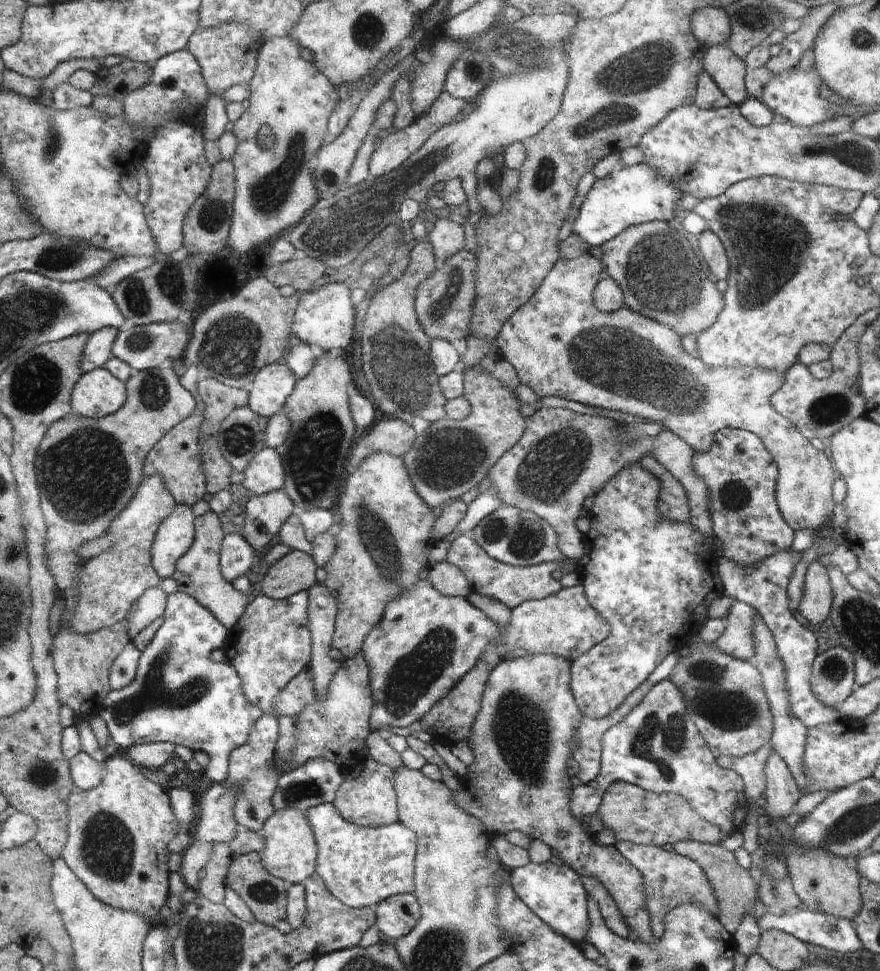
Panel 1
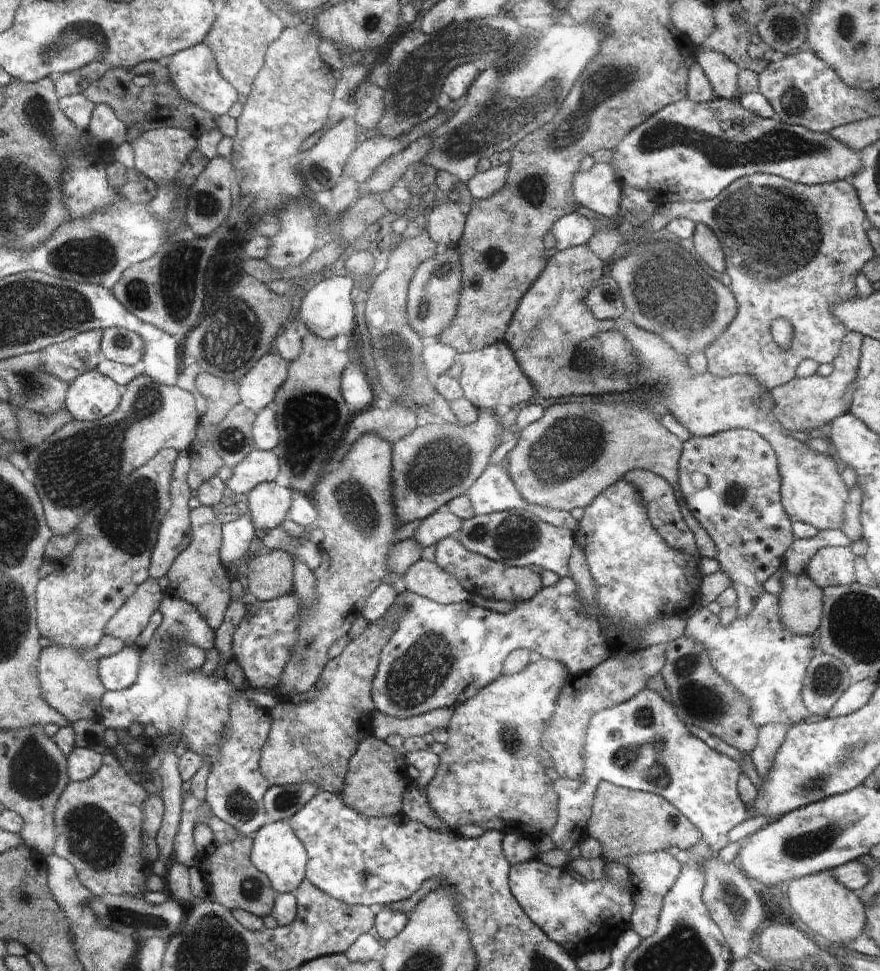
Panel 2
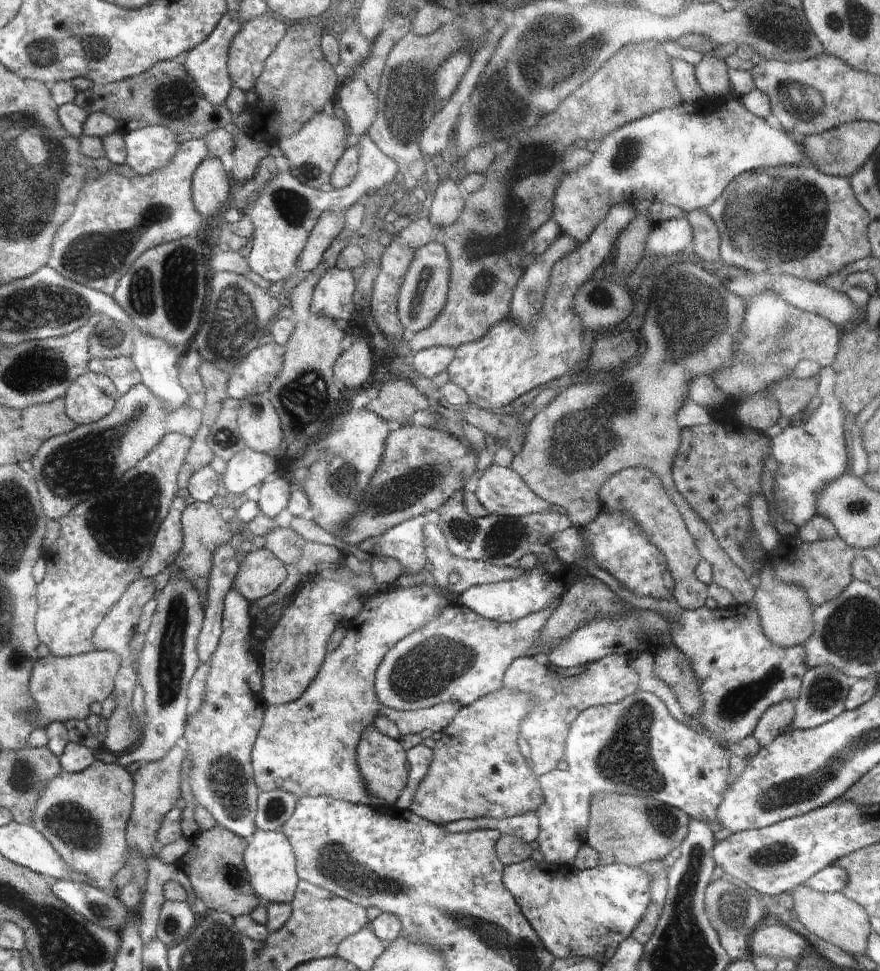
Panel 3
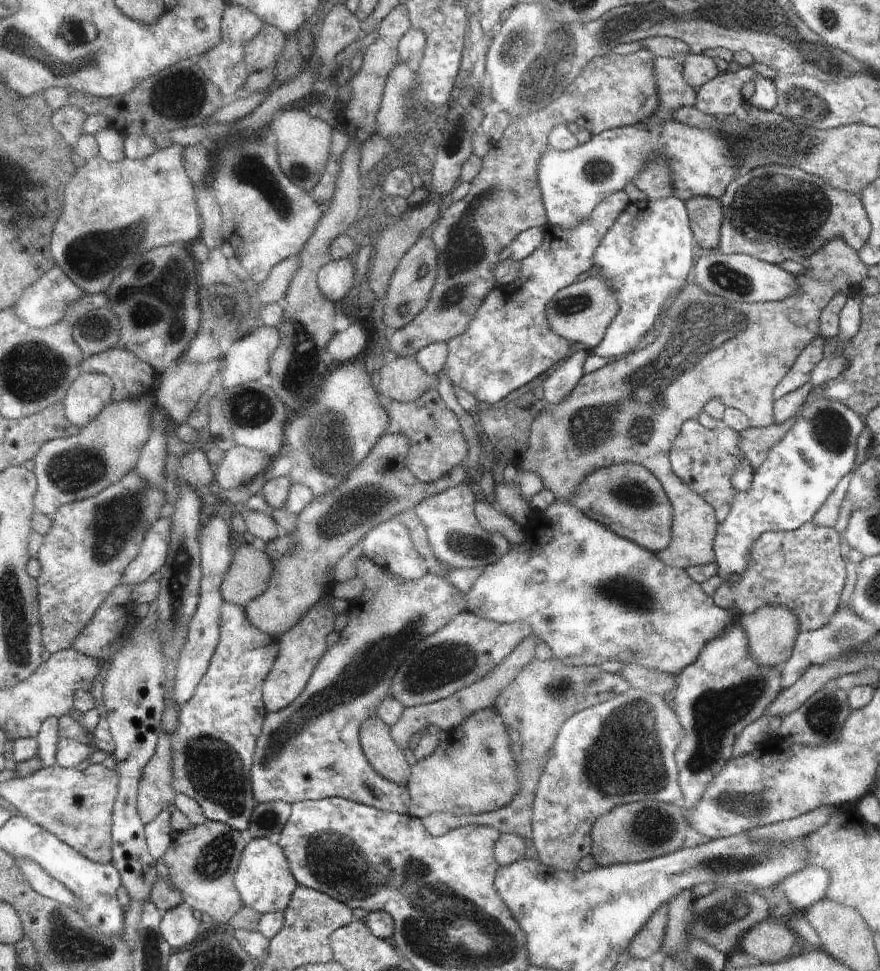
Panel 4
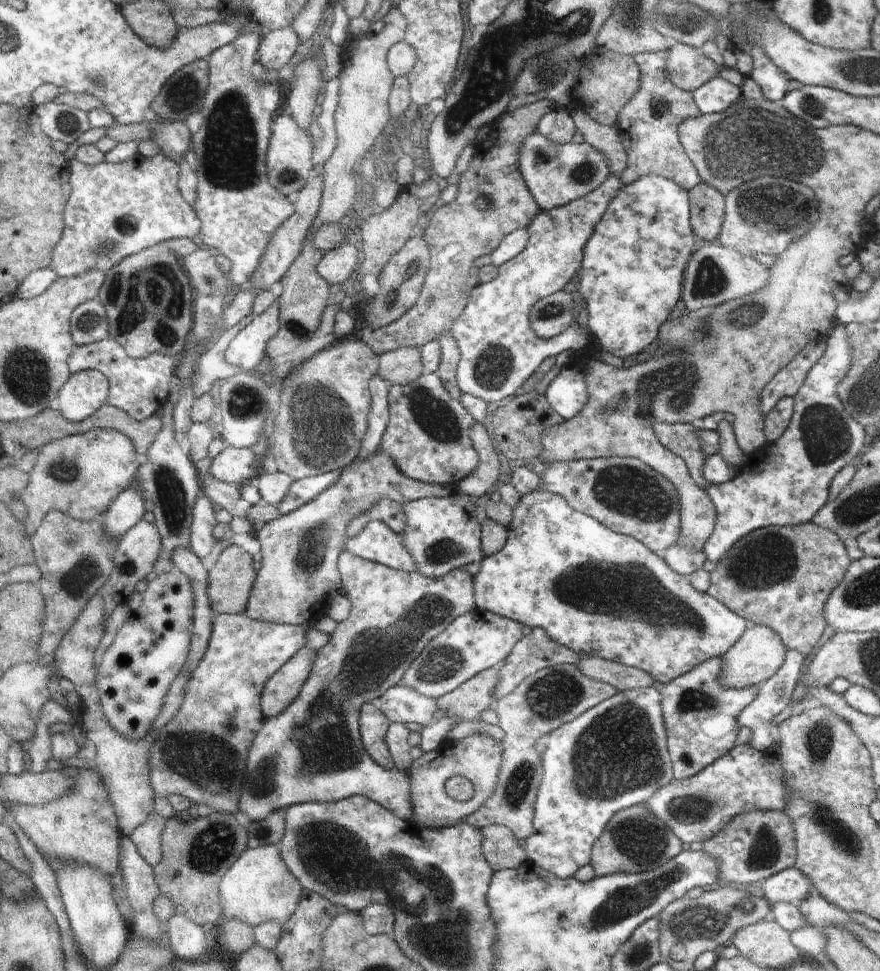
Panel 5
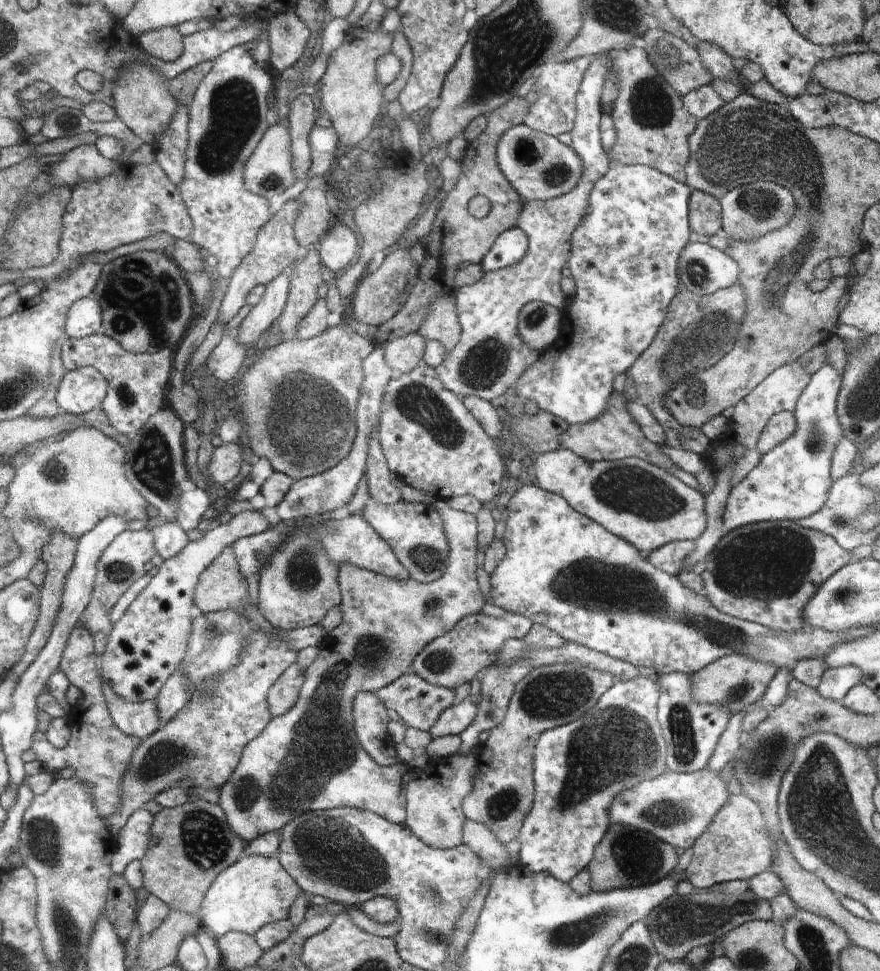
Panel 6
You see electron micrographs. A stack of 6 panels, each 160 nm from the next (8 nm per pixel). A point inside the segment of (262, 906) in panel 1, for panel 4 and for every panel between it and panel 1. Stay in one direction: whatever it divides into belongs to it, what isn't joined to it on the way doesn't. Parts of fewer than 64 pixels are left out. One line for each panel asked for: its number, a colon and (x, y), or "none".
2: (233, 881)
3: (214, 863)
4: (202, 862)

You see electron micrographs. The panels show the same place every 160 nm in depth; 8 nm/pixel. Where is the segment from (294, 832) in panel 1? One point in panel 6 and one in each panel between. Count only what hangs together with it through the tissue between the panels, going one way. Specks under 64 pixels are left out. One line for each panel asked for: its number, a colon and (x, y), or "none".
2: (277, 851)
3: (270, 860)
4: (265, 881)
5: (260, 887)
6: (257, 890)

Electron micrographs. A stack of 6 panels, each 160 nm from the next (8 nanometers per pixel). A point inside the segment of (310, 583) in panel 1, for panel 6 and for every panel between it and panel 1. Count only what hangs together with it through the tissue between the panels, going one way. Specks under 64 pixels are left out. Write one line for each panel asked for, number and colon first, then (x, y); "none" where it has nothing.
2: (270, 575)
3: (260, 573)
4: (248, 578)
5: (230, 579)
6: (222, 586)

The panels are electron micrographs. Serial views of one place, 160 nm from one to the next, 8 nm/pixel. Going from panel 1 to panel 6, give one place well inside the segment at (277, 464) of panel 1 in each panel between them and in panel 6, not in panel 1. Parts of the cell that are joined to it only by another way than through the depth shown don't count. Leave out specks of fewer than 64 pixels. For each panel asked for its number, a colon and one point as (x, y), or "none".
2: (259, 466)
3: (246, 468)
4: (239, 464)
5: (233, 464)
6: (226, 459)

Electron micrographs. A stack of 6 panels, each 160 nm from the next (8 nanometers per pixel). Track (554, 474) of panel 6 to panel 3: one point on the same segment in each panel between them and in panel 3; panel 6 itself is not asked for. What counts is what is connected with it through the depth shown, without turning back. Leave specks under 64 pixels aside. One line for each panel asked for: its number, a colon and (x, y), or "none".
3: (636, 490)
4: (626, 498)
5: (626, 495)

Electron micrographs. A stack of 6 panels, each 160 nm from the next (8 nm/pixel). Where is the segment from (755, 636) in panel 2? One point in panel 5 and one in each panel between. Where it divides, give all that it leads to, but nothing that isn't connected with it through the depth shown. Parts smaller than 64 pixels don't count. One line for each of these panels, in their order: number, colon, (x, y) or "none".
3: (741, 674)
4: (717, 696)
5: (701, 714)

